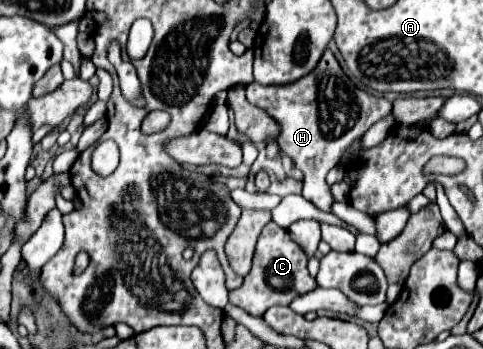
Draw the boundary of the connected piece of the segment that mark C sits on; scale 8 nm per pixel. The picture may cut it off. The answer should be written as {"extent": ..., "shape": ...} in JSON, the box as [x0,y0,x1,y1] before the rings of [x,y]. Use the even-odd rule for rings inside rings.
{"extent":[229,222,317,316],"shape":[[[269,222],[257,240],[253,268],[245,276],[243,286],[229,292],[229,302],[243,308],[251,316],[263,316],[271,306],[289,306],[295,296],[307,294],[315,288],[317,282],[307,272],[307,256],[303,248],[291,240],[285,228],[279,228],[275,222]]]}

